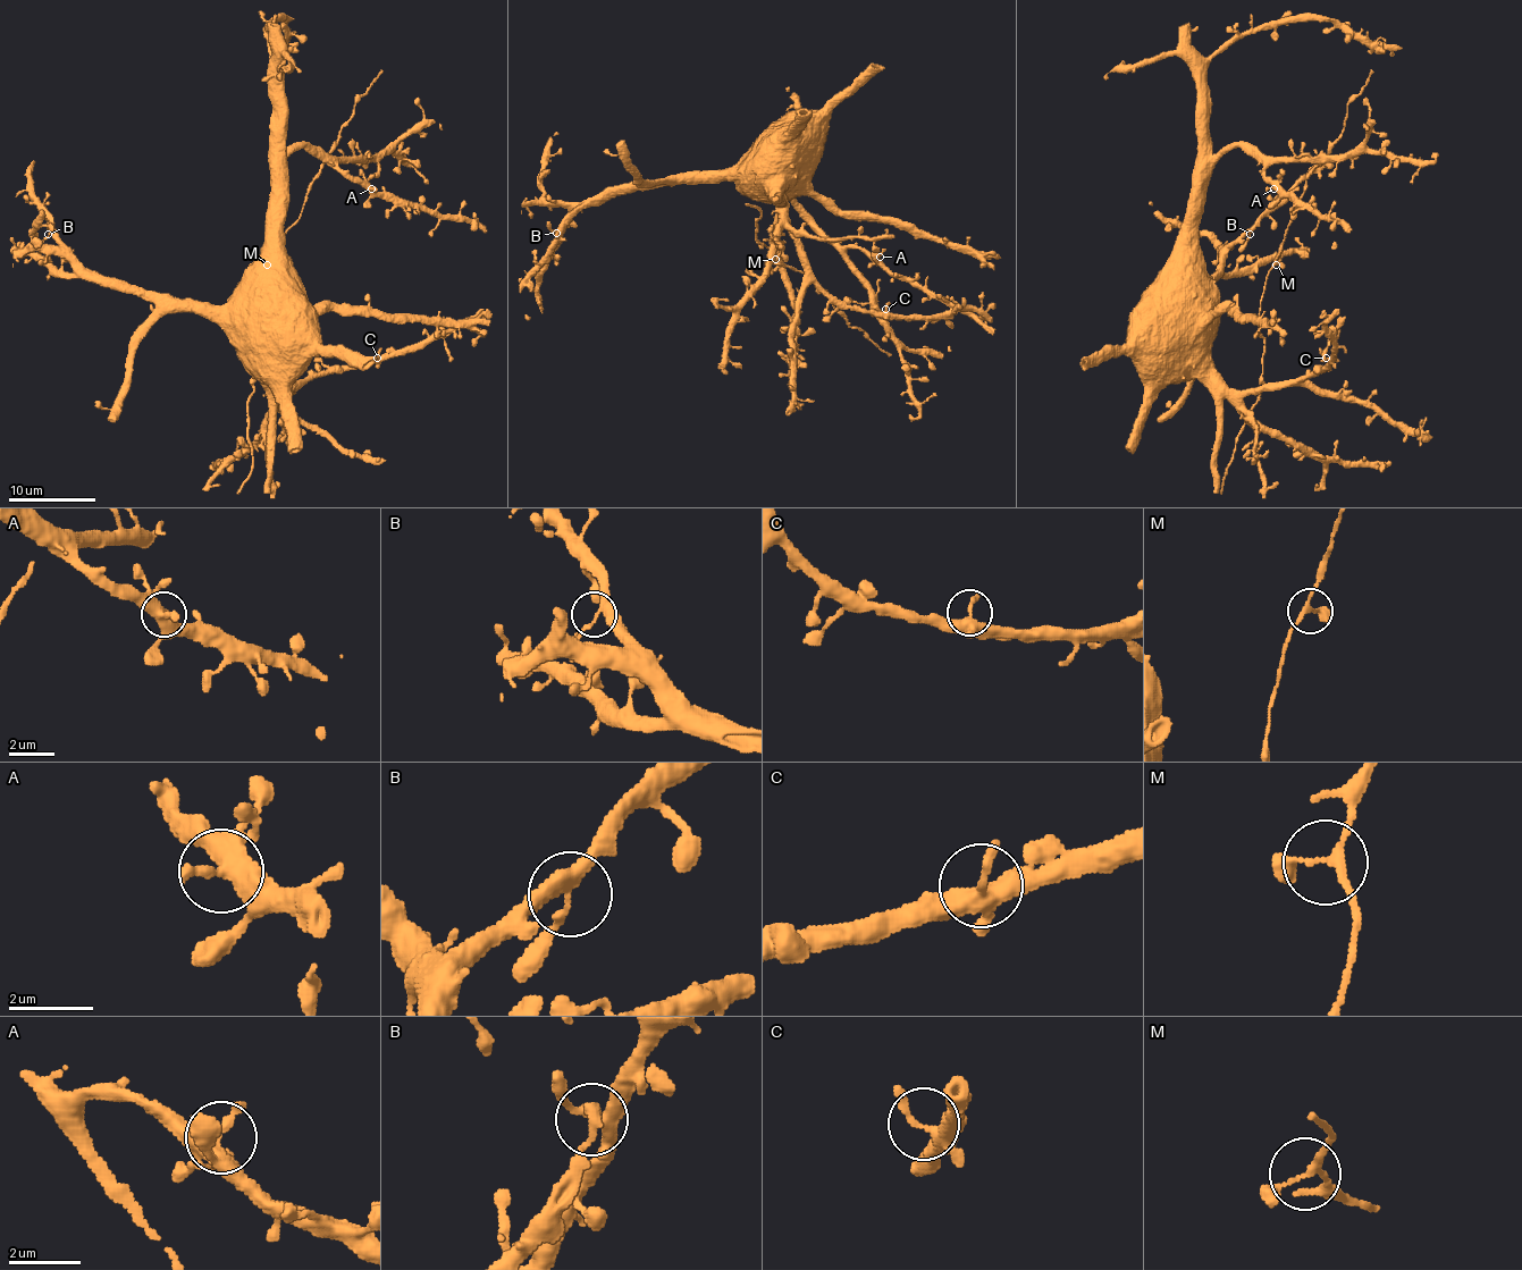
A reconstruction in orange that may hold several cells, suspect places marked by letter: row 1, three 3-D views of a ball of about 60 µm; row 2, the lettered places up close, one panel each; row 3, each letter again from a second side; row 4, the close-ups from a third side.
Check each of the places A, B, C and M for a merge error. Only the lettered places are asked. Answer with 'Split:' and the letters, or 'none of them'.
Split: none of them

